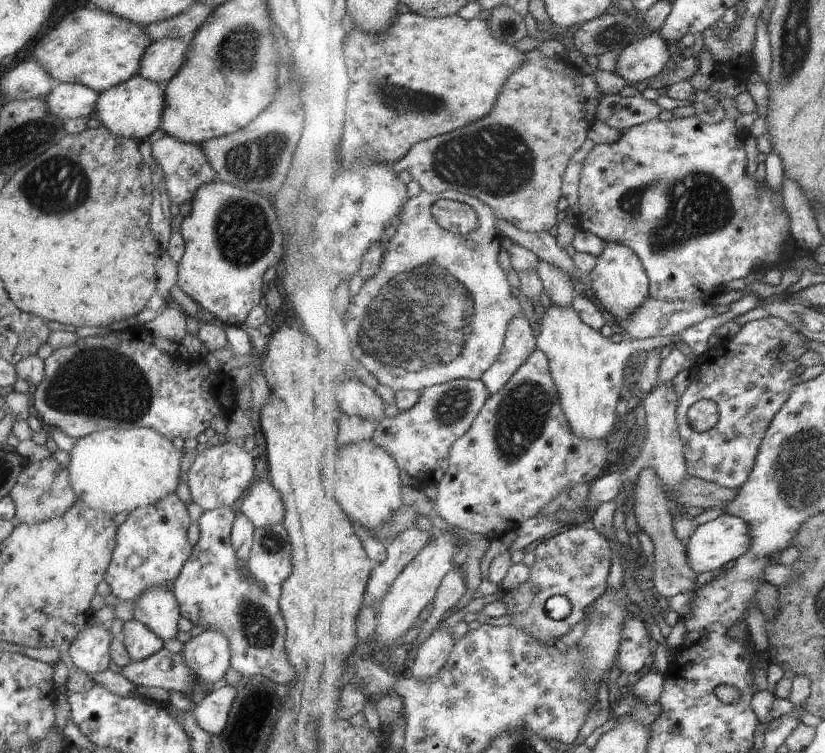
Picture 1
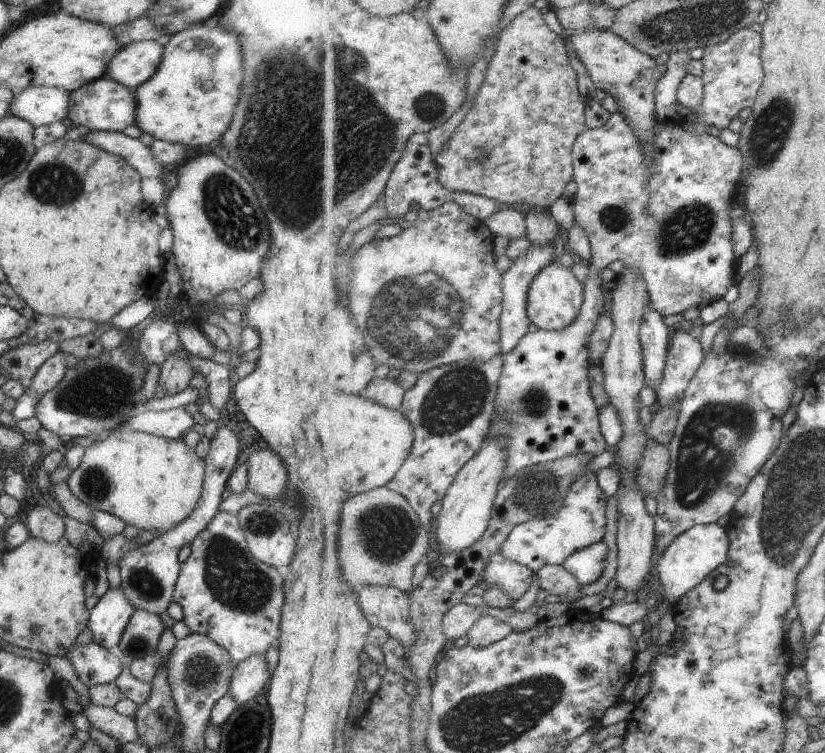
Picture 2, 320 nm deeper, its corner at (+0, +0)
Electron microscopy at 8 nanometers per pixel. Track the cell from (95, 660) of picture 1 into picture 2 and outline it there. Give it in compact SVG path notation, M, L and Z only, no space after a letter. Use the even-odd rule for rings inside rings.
M109 587L98 598L97 603L88 610L86 626L92 634L92 642L106 649L115 646L134 610L134 606L124 597L123 591L119 587Z

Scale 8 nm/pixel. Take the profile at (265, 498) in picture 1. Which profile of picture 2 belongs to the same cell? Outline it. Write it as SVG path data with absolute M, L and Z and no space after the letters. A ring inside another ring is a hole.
M267 447L253 451L246 459L246 471L248 476L246 488L267 500L281 498L279 494L285 486L287 472L275 452L271 452Z

